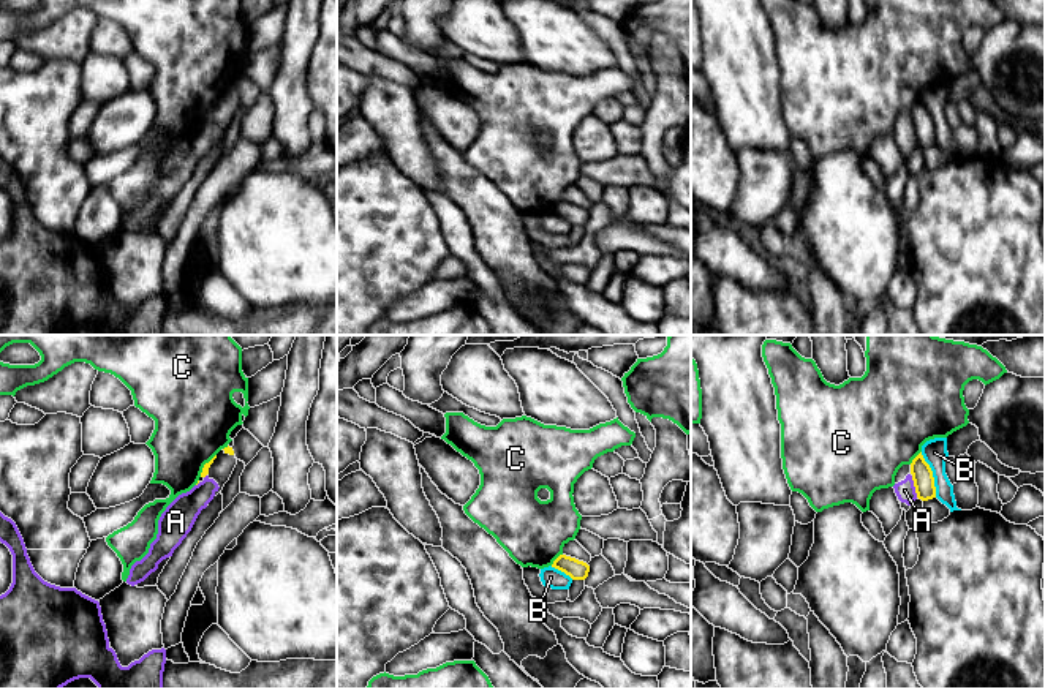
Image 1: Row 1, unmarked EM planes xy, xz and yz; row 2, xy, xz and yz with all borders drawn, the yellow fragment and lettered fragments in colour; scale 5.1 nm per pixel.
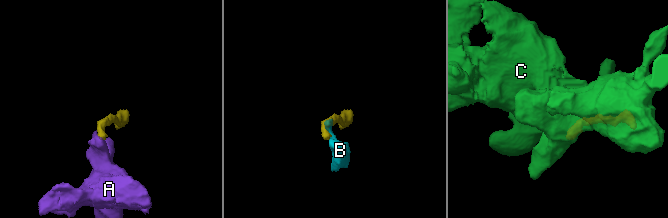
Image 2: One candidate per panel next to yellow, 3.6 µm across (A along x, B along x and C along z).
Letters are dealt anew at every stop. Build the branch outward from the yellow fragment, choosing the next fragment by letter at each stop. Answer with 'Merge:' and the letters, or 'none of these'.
Merge: none of these

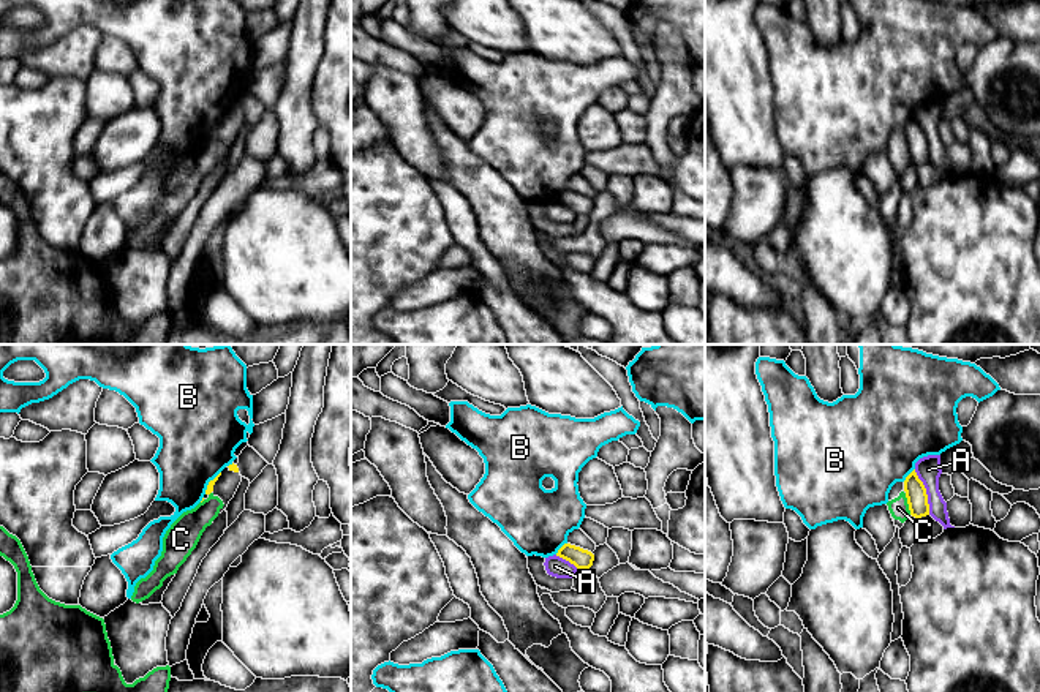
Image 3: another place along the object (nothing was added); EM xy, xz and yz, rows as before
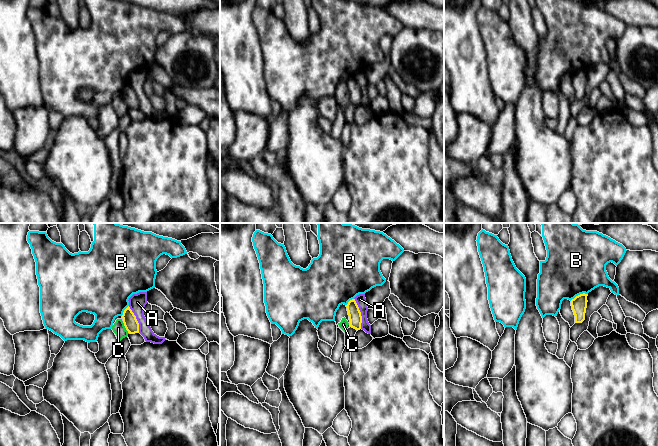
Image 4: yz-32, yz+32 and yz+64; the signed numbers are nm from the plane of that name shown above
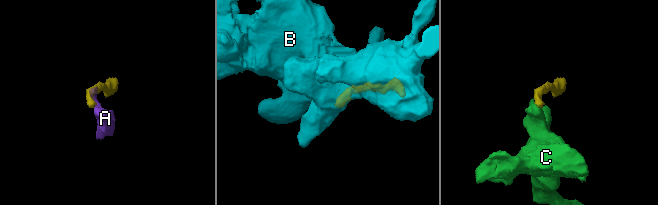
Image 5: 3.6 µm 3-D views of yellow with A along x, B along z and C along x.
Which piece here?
Merge: none of these

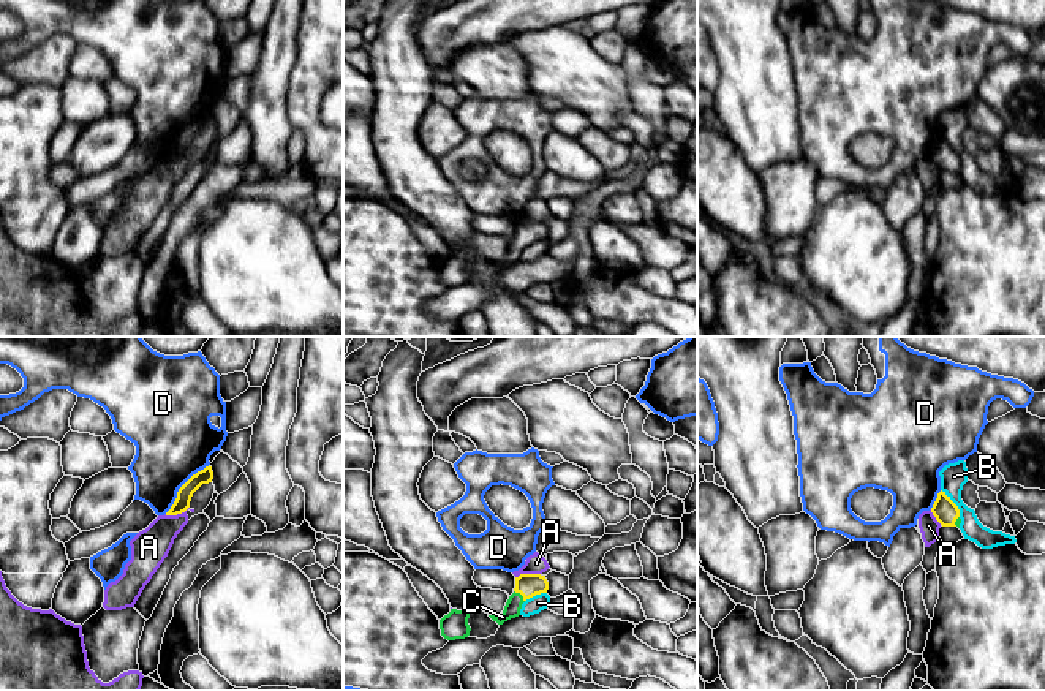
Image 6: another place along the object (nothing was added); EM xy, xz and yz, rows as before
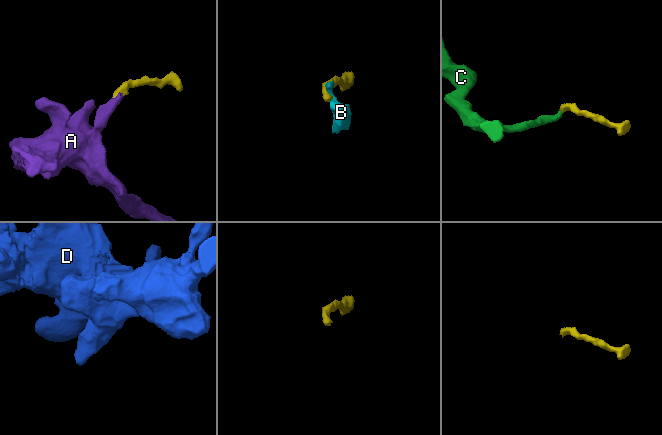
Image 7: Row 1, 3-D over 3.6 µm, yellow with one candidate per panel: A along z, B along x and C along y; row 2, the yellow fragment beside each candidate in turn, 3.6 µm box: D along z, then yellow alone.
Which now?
Merge: C

